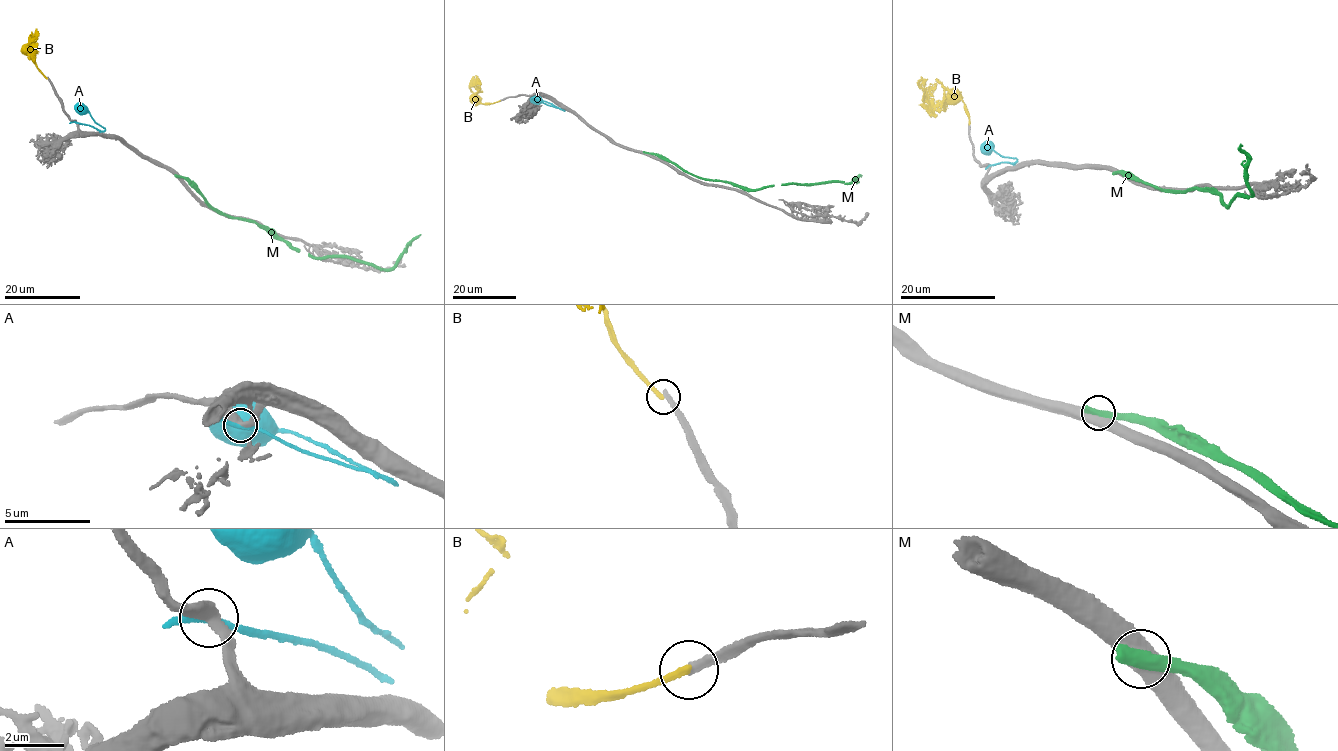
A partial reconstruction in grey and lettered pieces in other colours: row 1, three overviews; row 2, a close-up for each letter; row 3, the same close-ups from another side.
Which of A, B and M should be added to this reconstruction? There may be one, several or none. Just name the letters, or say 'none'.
none

